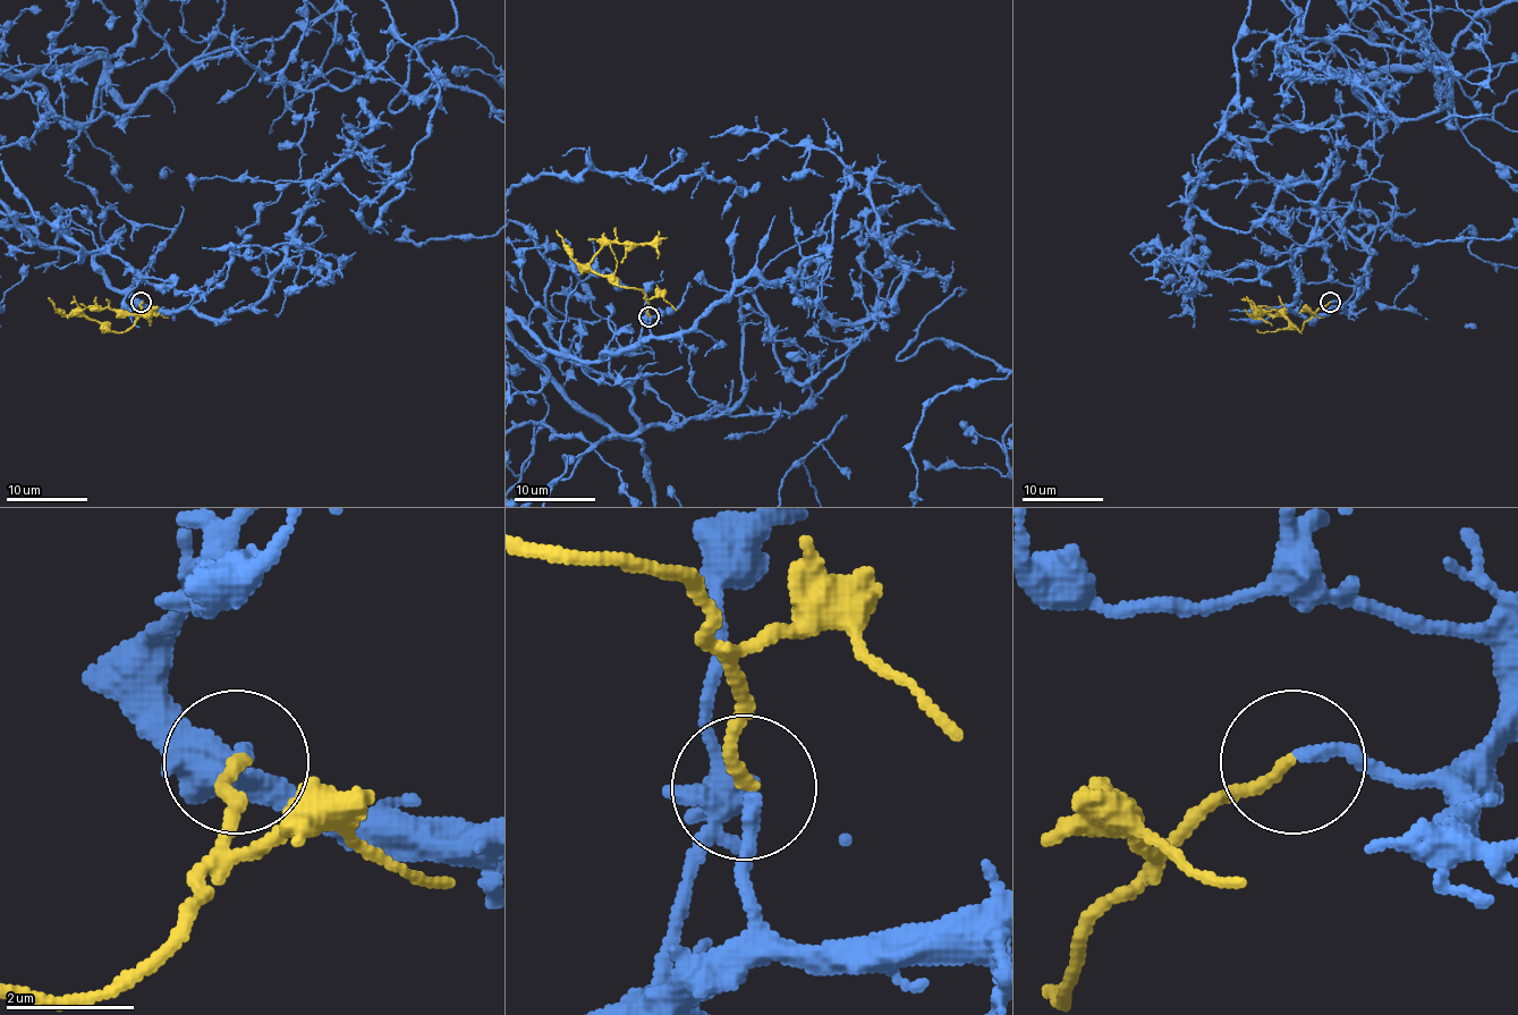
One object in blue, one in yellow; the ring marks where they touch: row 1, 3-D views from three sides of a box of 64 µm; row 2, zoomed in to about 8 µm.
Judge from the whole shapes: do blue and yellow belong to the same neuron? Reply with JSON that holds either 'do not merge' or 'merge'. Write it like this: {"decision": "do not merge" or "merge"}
{"decision": "merge"}

